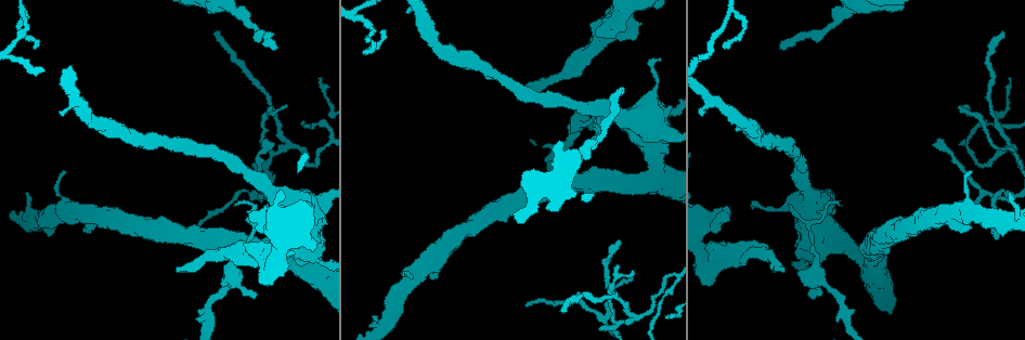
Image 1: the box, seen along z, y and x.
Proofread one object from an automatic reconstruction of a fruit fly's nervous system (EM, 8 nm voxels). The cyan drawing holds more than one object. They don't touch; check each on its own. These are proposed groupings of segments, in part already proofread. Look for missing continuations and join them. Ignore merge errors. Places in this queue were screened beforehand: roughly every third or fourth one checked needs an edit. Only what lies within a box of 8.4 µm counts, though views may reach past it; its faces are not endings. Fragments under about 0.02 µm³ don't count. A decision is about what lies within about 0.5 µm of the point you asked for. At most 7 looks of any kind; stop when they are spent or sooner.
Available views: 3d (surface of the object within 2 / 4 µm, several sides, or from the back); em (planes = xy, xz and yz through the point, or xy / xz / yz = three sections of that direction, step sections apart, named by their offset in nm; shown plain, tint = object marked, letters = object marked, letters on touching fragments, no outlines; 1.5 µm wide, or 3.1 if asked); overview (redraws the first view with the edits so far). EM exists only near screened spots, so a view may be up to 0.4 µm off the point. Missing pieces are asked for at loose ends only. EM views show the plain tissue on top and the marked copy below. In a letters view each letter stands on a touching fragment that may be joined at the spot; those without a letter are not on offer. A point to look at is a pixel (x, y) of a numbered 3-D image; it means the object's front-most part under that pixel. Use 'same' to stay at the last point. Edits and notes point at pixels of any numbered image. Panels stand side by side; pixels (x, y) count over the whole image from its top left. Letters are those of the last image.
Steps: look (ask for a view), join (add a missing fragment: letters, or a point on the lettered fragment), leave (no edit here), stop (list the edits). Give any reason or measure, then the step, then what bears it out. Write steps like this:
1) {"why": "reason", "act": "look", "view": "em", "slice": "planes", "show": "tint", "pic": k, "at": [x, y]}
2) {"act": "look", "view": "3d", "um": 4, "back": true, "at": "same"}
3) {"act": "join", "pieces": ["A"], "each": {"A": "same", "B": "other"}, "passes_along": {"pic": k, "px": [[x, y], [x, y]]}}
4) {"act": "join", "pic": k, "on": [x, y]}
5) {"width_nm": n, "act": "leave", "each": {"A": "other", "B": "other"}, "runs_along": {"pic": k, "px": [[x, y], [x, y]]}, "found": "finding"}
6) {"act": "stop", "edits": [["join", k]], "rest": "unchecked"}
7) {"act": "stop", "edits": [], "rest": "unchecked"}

{"why": "tapers out", "act": "look", "view": "em", "slice": "planes", "show": "letters", "pic": 1, "at": [253, 296]}

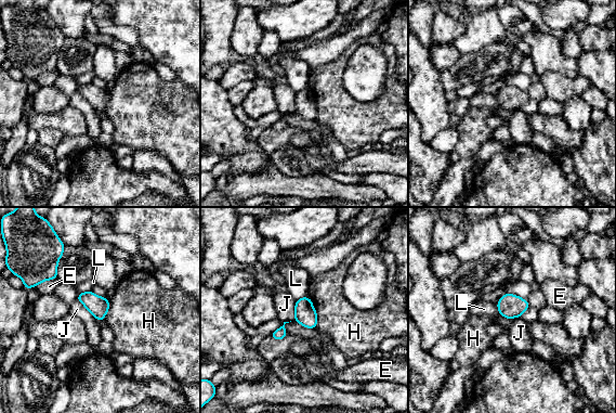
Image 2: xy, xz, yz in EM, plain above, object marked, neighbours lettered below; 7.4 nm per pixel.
{"longest_contact_nm": ["J", 260], "act": "leave", "each": {"E": "other", "H": "other", "J": "other", "L": "other"}, "border": {"pic": 2, "px": [[77, 298], [101, 322]]}, "found": "none of them fits"}

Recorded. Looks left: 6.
{"why": "thin end", "act": "look", "view": "3d", "um": 4, "back": true, "pic": 1, "at": [274, 50]}

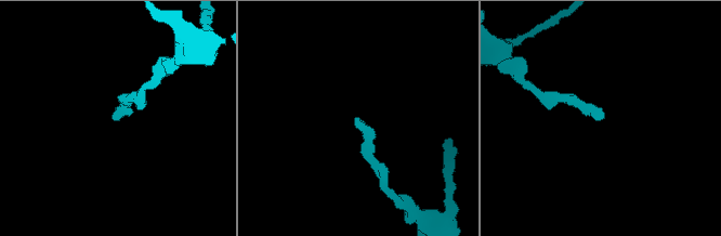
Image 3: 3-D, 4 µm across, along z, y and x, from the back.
{"act": "look", "view": "em", "slice": "planes", "show": "tint", "pic": 3, "at": [115, 118]}

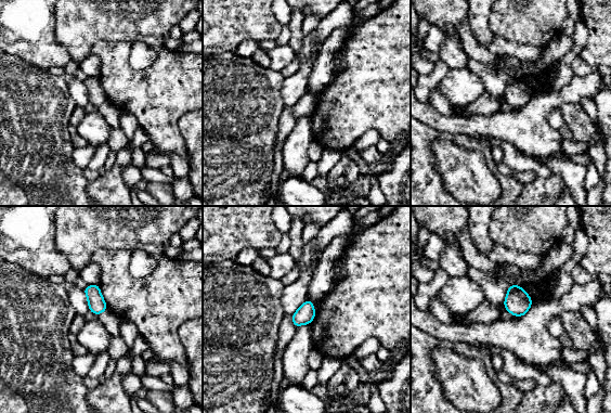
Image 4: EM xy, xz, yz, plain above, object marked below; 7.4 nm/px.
{"act": "look", "view": "em", "slice": "planes", "show": "letters", "at": "same"}

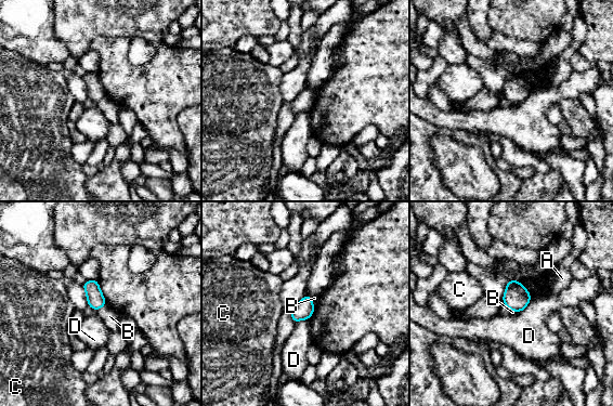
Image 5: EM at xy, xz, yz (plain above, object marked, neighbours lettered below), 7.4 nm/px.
{"longest_contact_nm": ["D", 160], "act": "leave", "each": {"A": "other", "B": "other", "C": "other", "D": "other"}, "found": "none of them fits"}

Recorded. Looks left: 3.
{"why": "branch stops here", "act": "look", "view": "em", "slice": "planes", "show": "letters", "pic": 1, "at": [970, 225]}

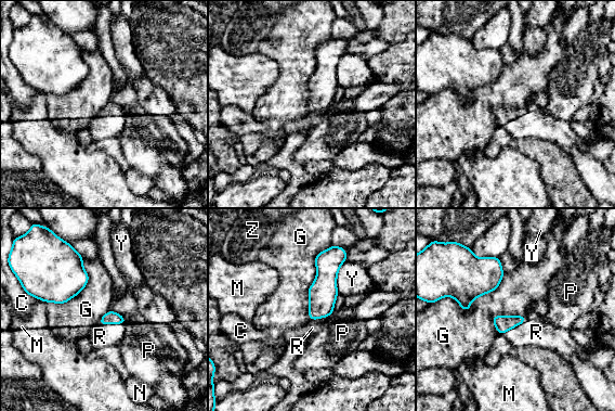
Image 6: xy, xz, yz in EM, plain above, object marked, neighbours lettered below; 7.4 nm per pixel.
{"act": "join", "pic": 6, "on": [100, 336], "each": {"C": "other", "G": "other", "M": "other", "N": "other", "P": "other", "R": "same", "Y": "other", "Z": "other"}, "passes_along": {"pic": 6, "px": [[110, 318], [112, 323], [100, 336]]}, "found": "the neuron continues"}

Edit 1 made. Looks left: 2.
{"act": "stop", "edits": [["join", 6]], "rest": "unchecked"}

